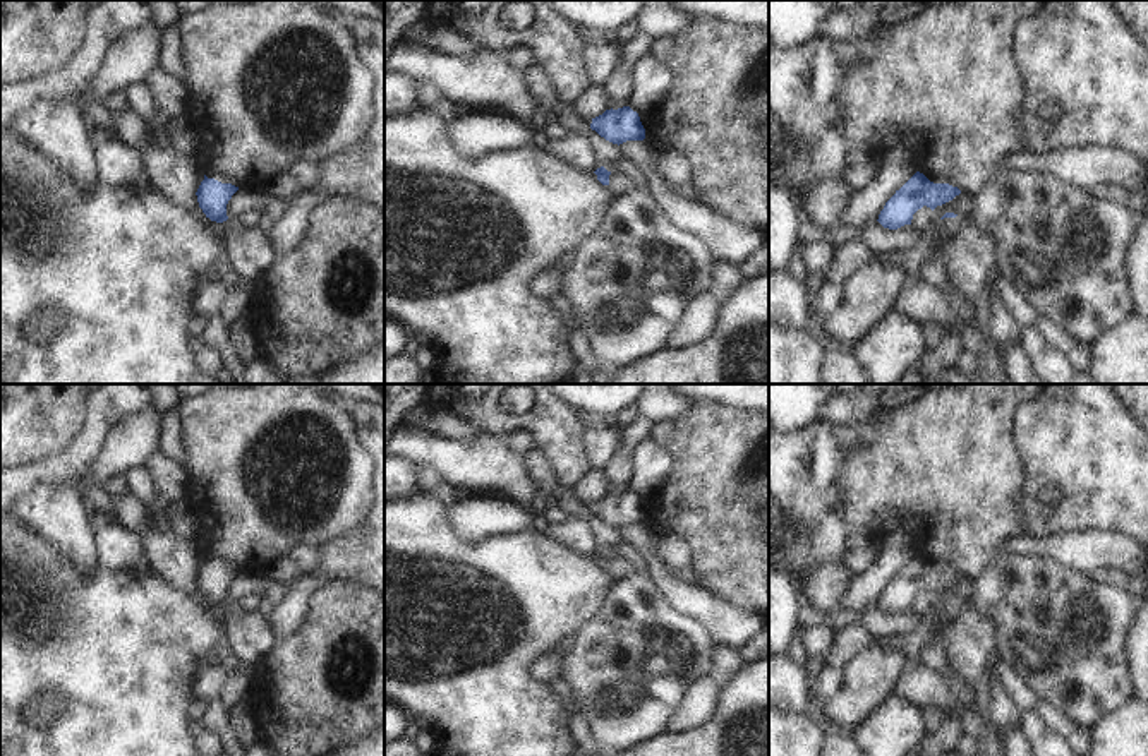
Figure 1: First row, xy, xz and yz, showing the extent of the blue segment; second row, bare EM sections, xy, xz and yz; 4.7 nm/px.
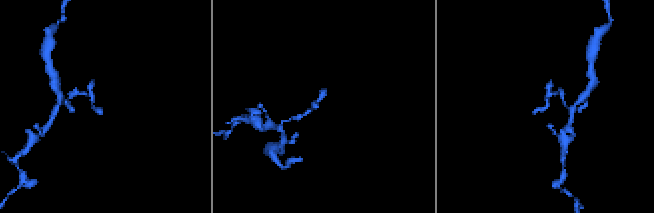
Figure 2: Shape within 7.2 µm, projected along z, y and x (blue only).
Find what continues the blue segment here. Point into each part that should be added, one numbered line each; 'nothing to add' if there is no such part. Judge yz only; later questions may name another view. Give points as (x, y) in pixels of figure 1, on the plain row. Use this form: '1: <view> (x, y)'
1: yz (949, 609)

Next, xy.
nothing to add

